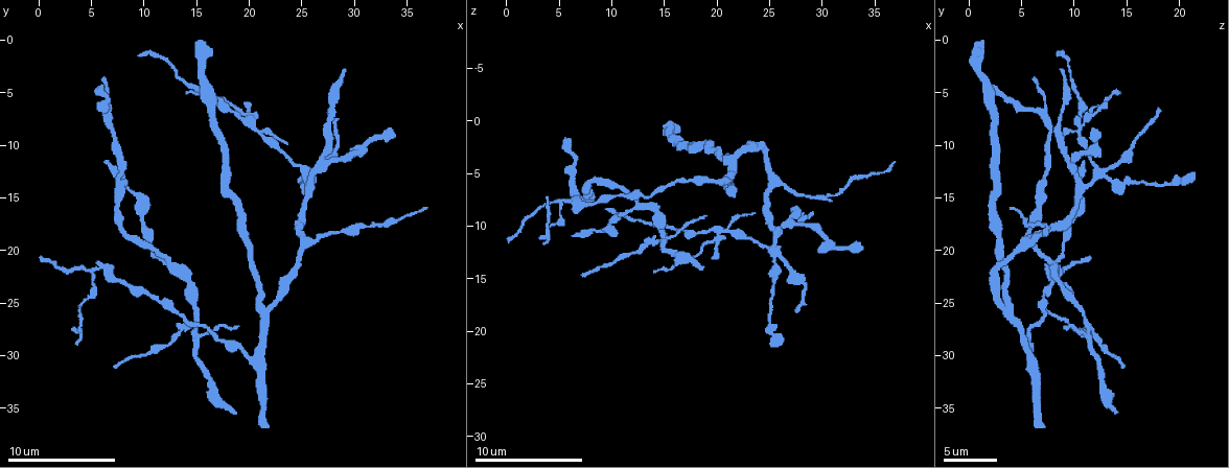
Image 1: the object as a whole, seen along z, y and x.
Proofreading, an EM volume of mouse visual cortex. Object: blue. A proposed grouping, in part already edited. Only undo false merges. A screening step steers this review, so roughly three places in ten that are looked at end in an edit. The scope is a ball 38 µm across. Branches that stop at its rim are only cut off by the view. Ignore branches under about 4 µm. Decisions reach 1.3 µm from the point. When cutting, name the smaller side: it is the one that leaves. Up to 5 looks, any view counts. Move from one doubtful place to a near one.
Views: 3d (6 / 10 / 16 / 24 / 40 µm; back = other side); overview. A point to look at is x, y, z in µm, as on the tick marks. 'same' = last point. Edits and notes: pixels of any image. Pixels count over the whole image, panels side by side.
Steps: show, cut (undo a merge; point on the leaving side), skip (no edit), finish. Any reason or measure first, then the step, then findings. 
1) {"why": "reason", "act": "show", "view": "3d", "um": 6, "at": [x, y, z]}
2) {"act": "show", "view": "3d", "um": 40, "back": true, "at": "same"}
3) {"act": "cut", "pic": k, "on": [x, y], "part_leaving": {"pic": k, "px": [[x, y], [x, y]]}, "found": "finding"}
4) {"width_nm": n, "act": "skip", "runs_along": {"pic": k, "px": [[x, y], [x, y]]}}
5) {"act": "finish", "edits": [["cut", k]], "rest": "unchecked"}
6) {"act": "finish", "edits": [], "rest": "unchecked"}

{"why": "four arms meet", "act": "show", "view": "3d", "um": 6, "at": [20.2, 7.6, 11.0]}

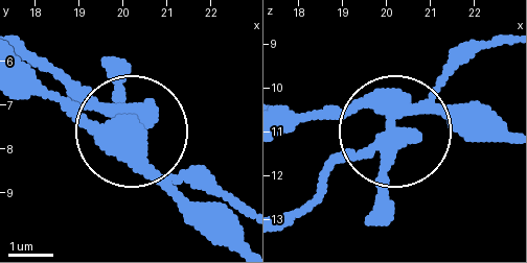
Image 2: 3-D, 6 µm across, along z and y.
{"arms": 4, "act": "skip", "runs_along": {"pic": 2, "px": [[223, 236], [58, 78]]}, "found": "all the same neuron"}

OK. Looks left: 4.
{"why": "three arms meet", "act": "show", "view": "3d", "um": 10, "at": [12.2, 25.0, 7.2]}

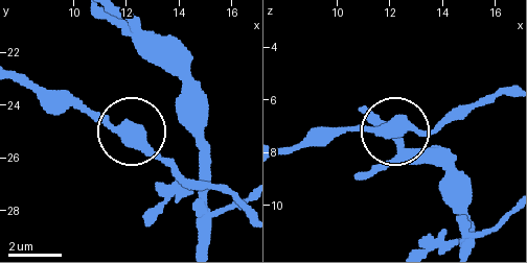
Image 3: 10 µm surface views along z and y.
{"act": "skip", "runs_along": {"pic": 3, "px": [[505, 93], [458, 109], [425, 134], [312, 126]]}, "found": "all the same neuron"}

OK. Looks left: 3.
{"act": "show", "view": "3d", "um": 10, "at": [20.2, 30.2, 6.0]}

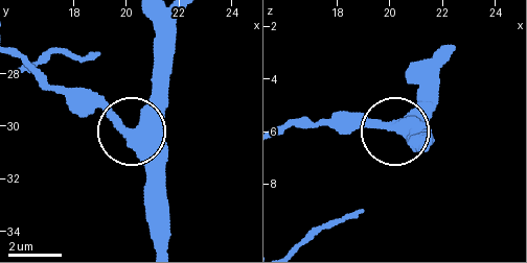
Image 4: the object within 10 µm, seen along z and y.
{"act": "skip", "runs_along": {"pic": 4, "px": [[159, 52], [159, 91], [132, 138], [163, 190]]}, "found": "one neuron here"}

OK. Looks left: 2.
{"act": "finish", "edits": [], "rest": "unchecked"}

